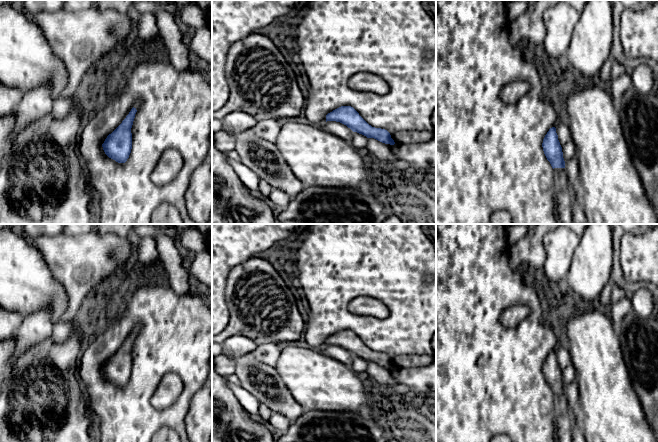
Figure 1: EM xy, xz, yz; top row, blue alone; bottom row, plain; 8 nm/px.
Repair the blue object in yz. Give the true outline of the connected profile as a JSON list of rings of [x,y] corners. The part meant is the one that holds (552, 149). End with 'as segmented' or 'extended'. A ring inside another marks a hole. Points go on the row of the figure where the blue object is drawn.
[[[552,127],[542,143],[544,154],[554,170],[555,213],[560,224],[573,224],[573,195],[568,175],[565,170],[562,147],[558,140],[556,128]]]; extended

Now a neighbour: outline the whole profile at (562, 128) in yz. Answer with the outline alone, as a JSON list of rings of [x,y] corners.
[[[566,117],[559,119],[555,128],[562,147],[563,158],[566,162],[575,155],[575,145],[571,137],[570,126]]]

